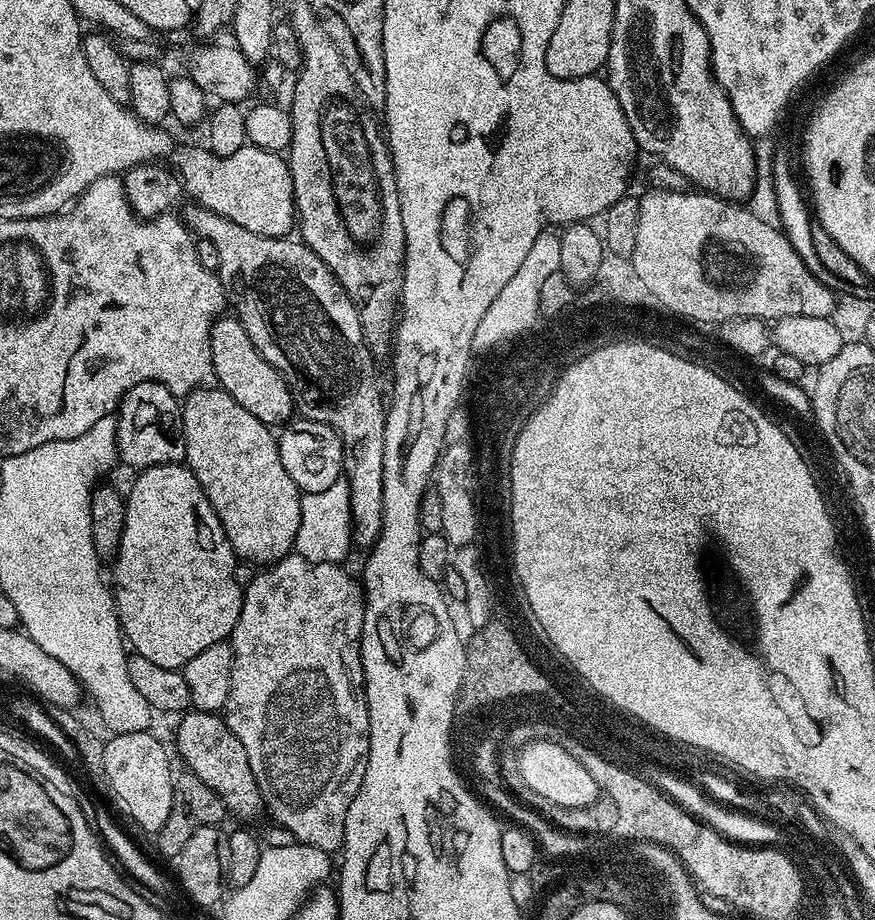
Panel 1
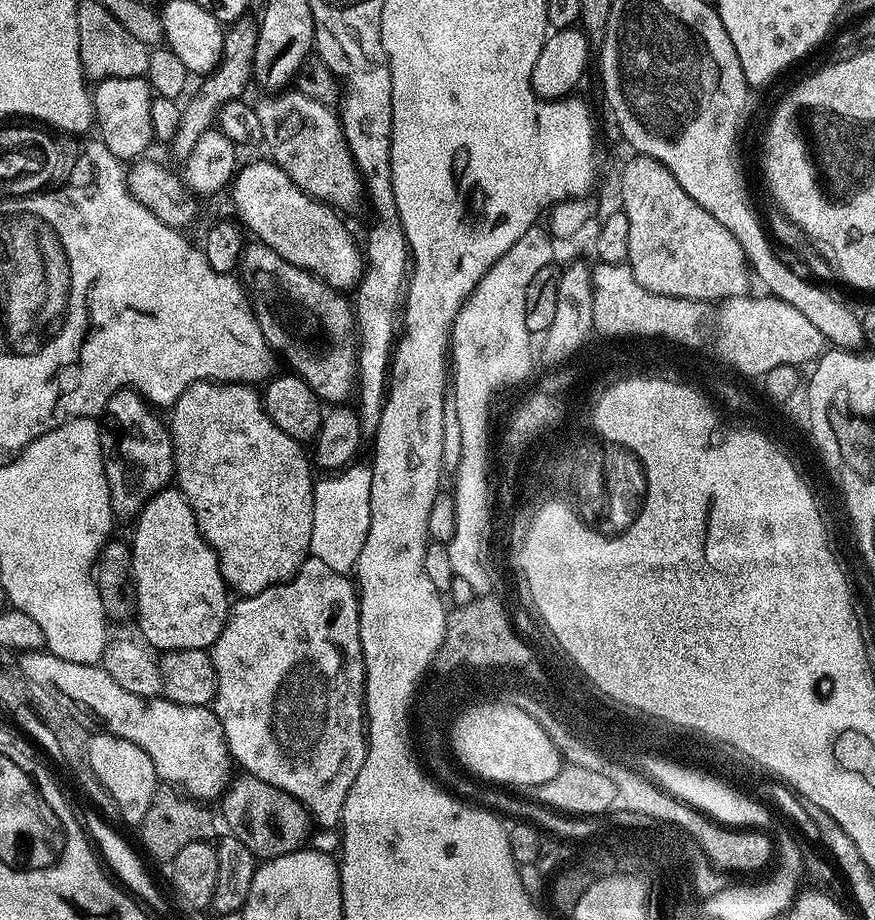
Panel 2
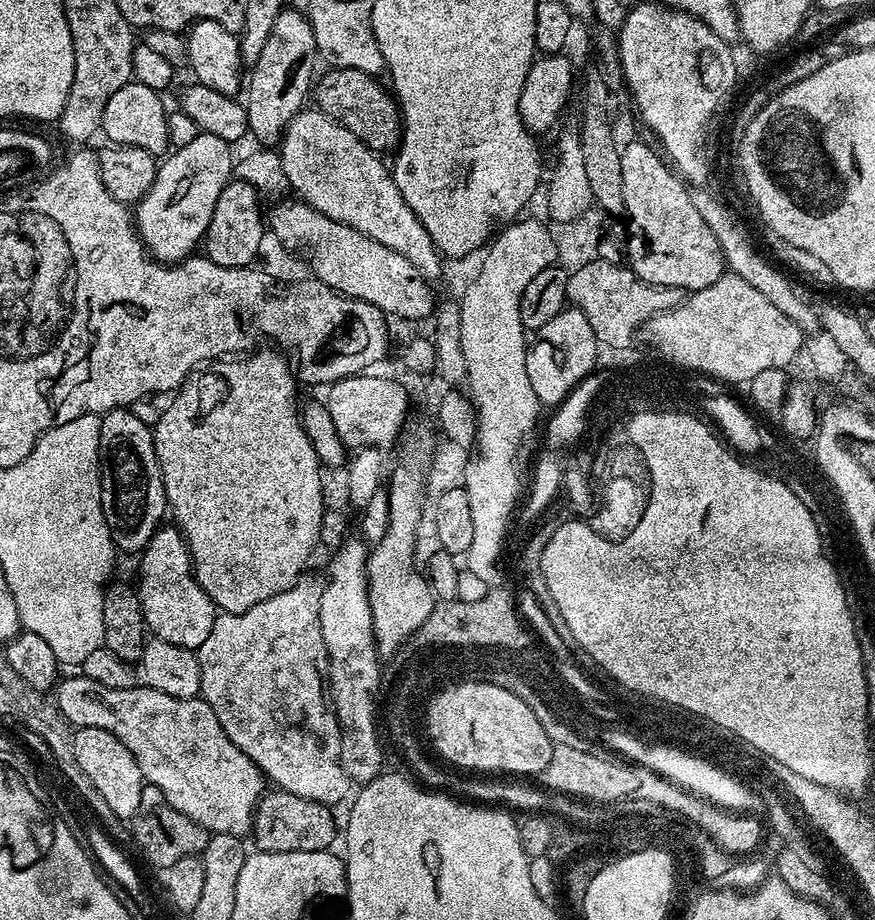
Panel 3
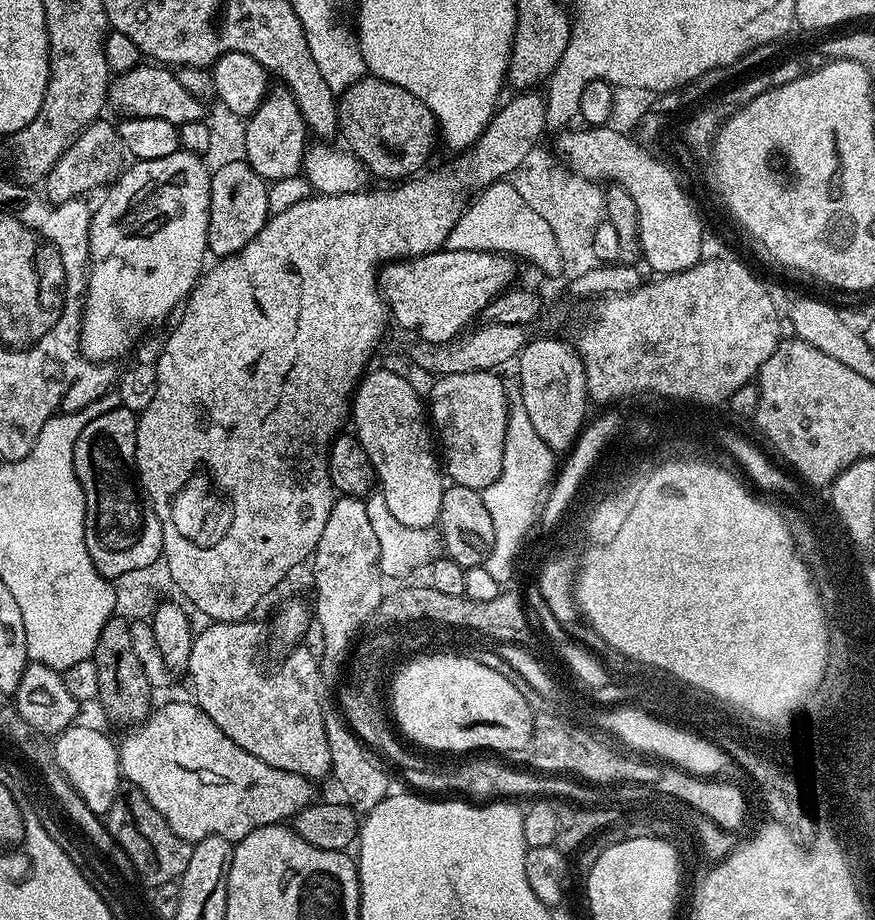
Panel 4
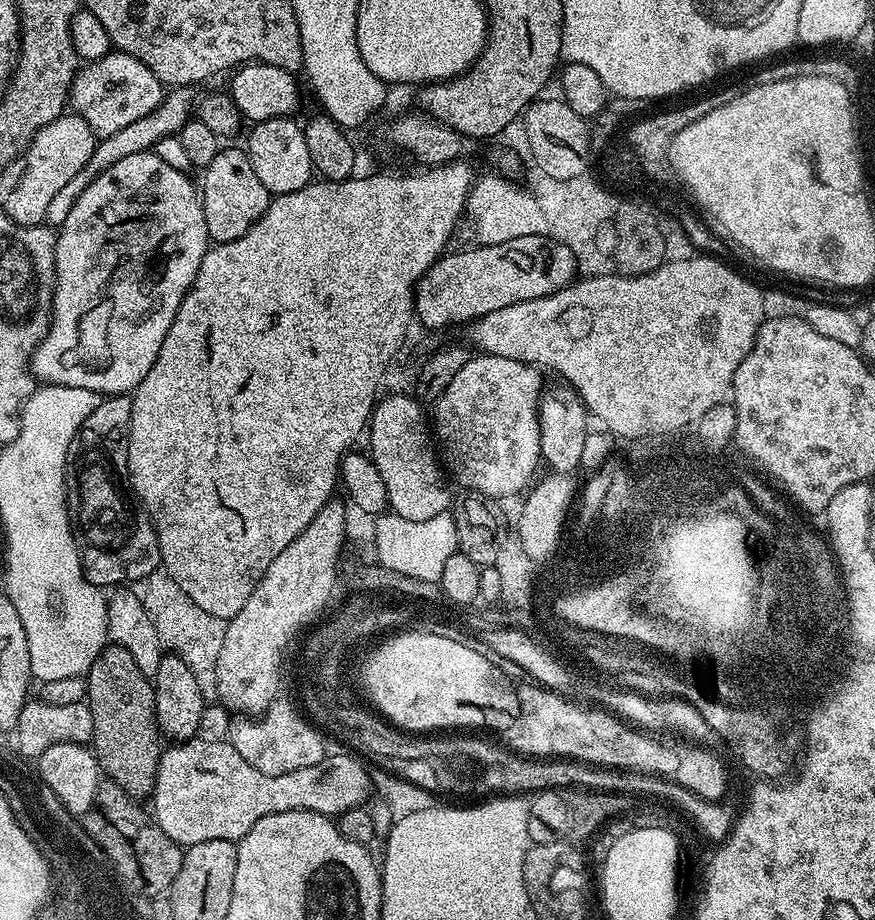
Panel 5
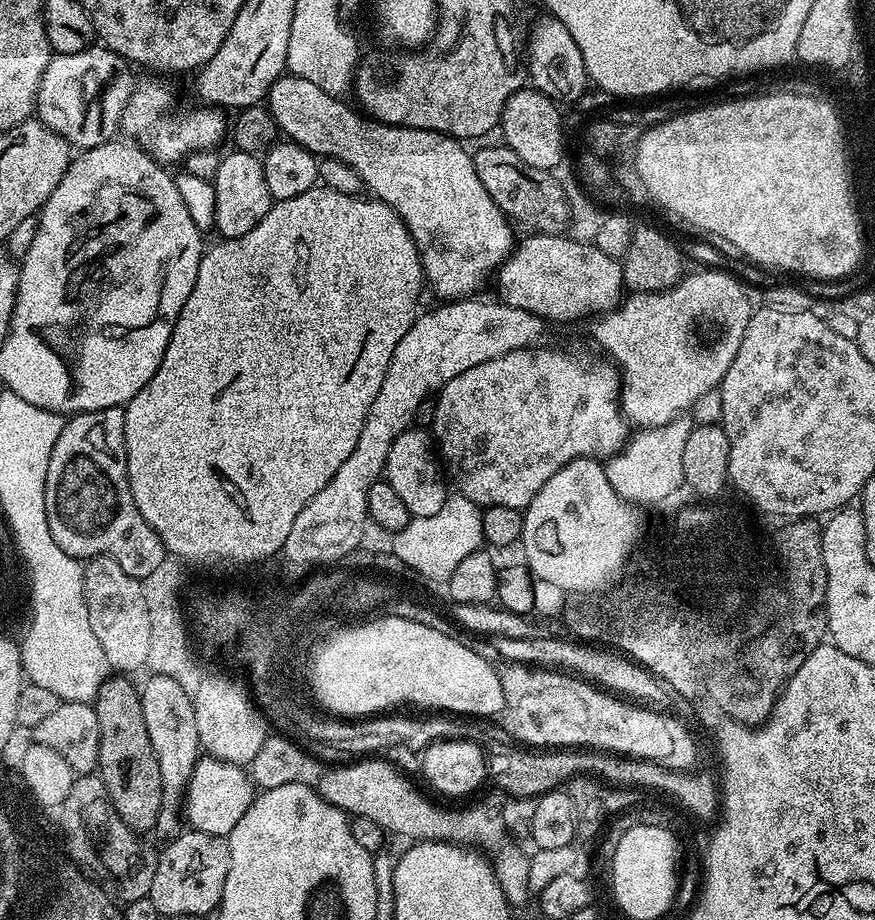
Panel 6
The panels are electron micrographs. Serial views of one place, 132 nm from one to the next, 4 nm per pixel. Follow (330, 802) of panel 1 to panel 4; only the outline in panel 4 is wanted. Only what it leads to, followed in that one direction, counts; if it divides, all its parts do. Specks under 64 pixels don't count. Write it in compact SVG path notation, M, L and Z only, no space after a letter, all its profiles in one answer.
M255 619L235 620L234 622L209 623L199 629L190 650L187 675L192 676L194 702L227 734L242 750L262 758L266 766L286 770L290 774L302 774L307 780L320 782L332 770L330 748L327 746L326 726L323 725L323 706L321 704L320 684L322 677L315 655L296 646L273 672L267 672L260 665L260 643L266 636L266 628L255 624Z

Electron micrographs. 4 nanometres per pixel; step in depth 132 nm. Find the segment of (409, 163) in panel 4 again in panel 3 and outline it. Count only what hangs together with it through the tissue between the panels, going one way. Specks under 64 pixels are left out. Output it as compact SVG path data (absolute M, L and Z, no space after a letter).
M330 68L321 79L315 81L312 98L316 100L315 107L330 118L334 118L340 124L346 126L348 130L359 138L369 149L384 154L384 151L393 151L402 140L402 113L399 103L395 97L382 88L380 82L368 72L354 70L353 68Z

